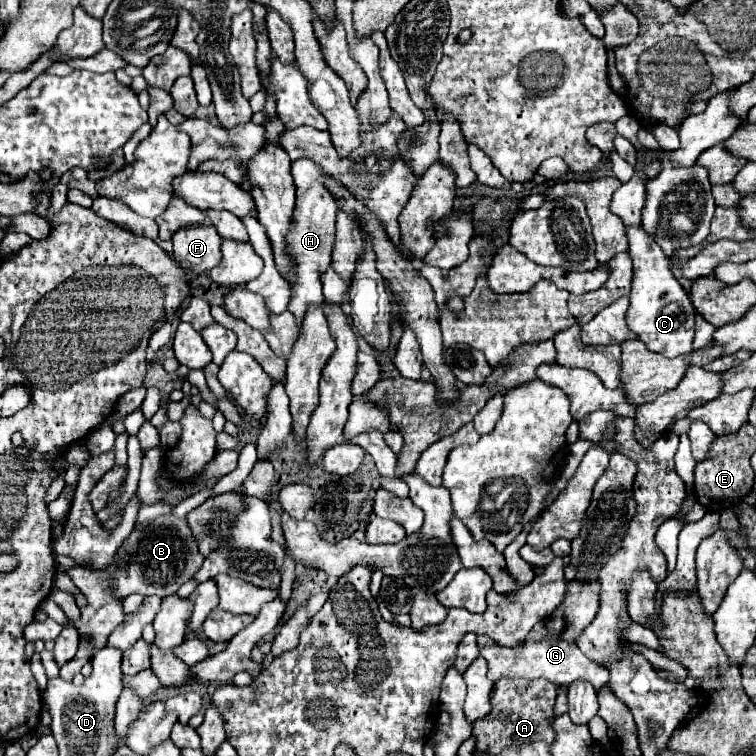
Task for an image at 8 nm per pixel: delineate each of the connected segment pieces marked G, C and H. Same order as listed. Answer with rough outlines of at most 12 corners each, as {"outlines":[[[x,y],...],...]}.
{"outlines":[[[600,580],[568,582],[522,650],[488,644],[488,678],[608,684],[574,638],[600,608]],[[626,228],[628,328],[666,358],[692,352],[696,310],[670,258]],[[312,160],[292,164],[296,258],[288,310],[320,306],[330,266],[336,200]]]}

